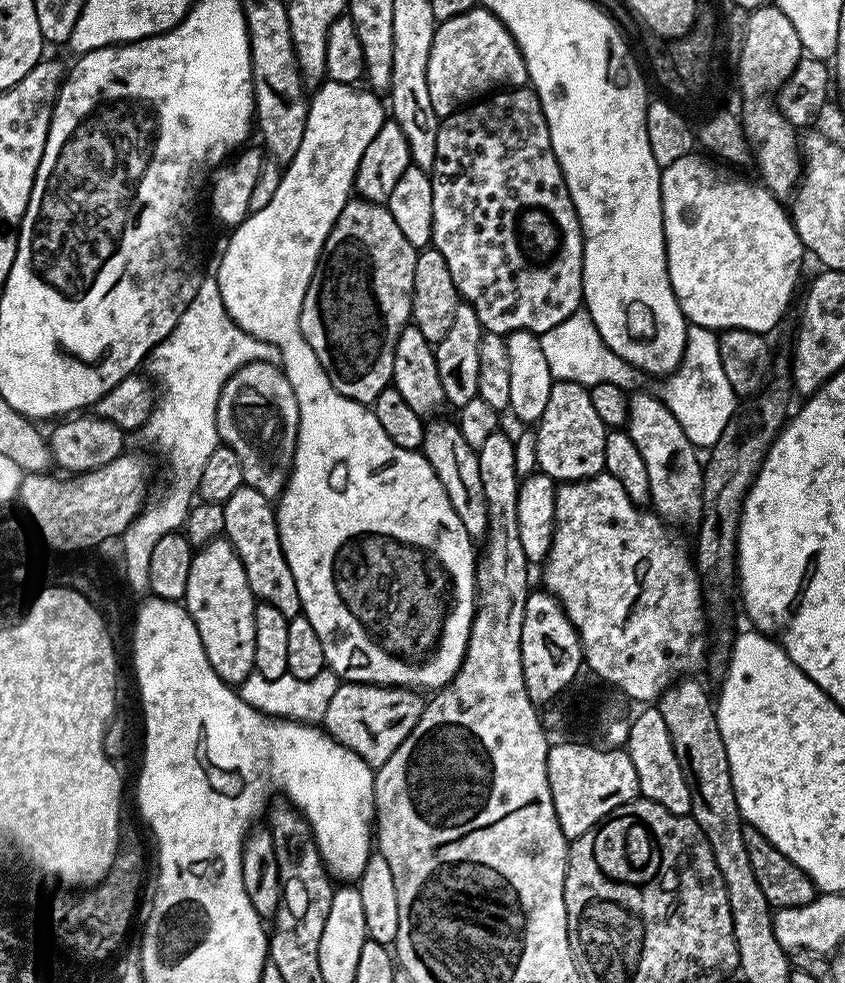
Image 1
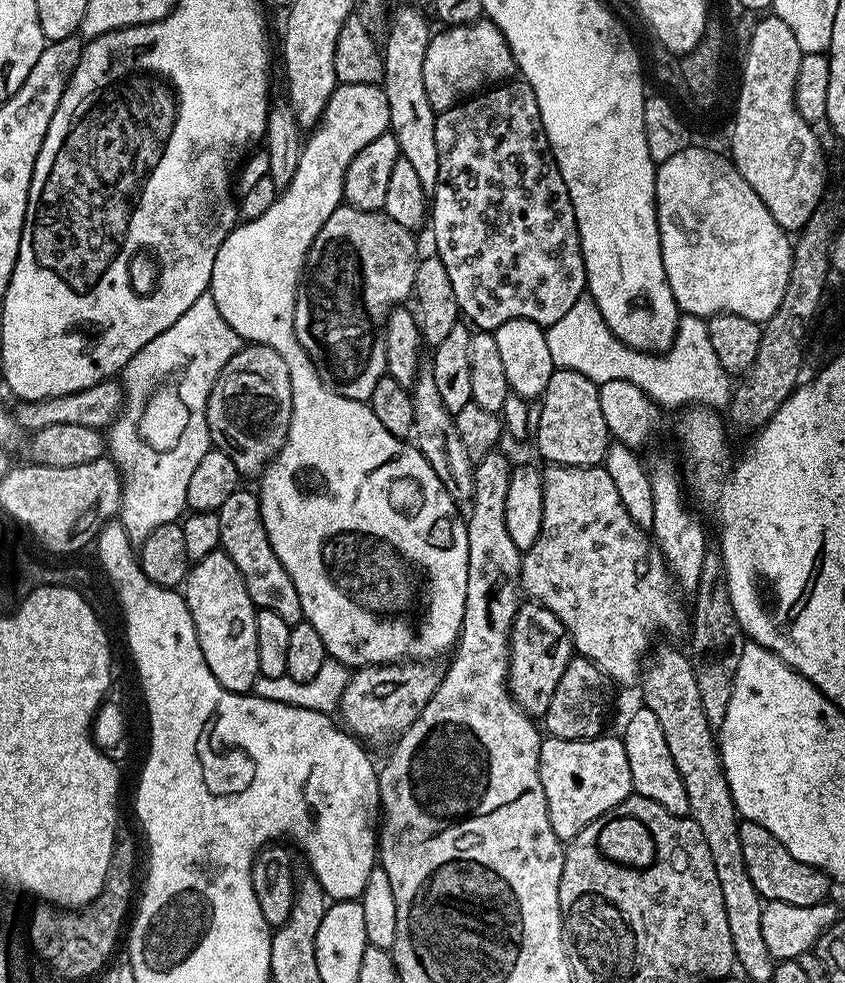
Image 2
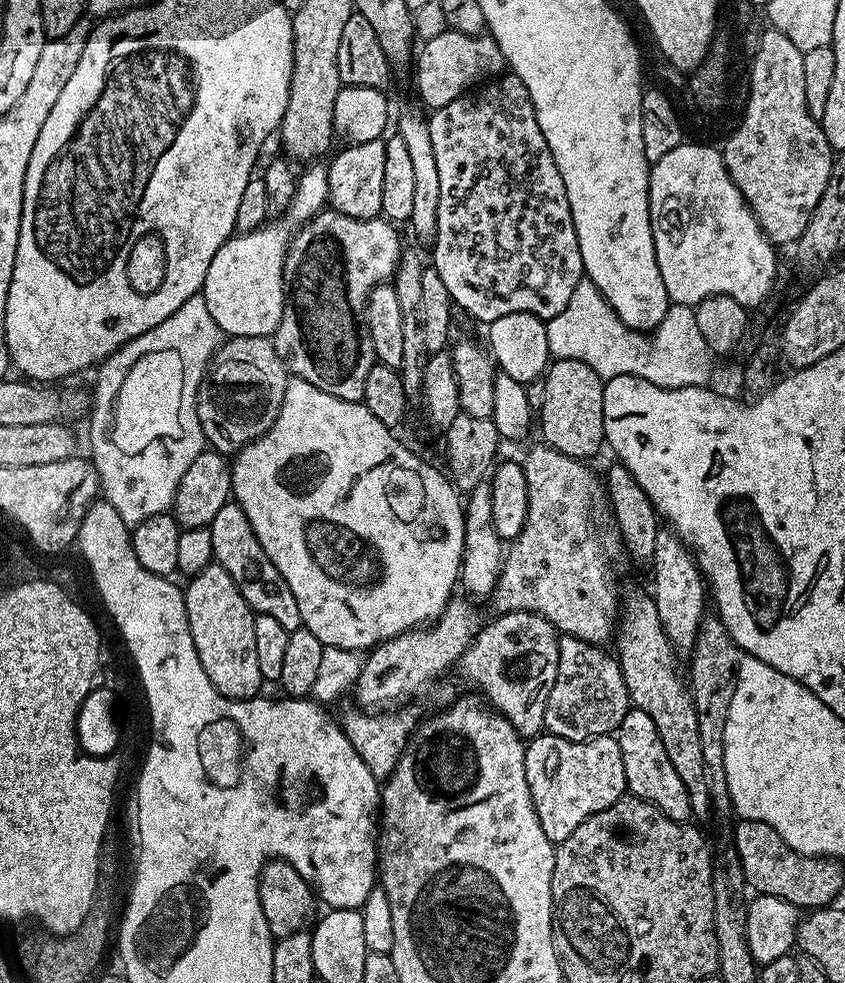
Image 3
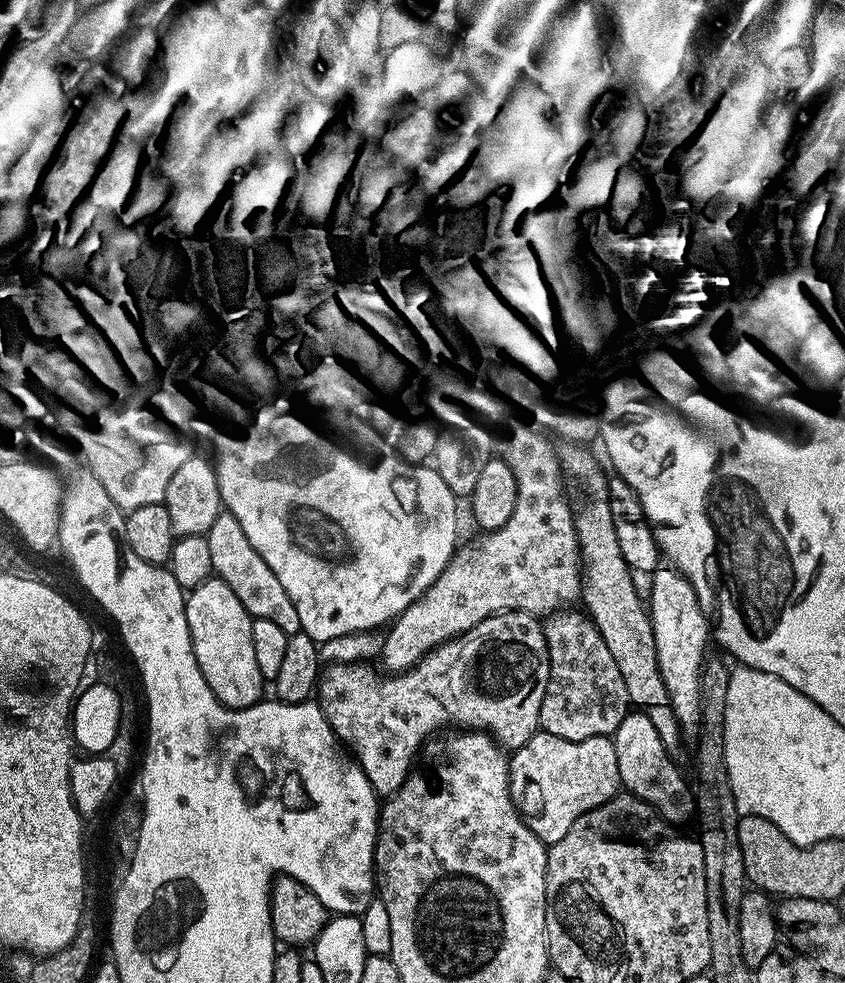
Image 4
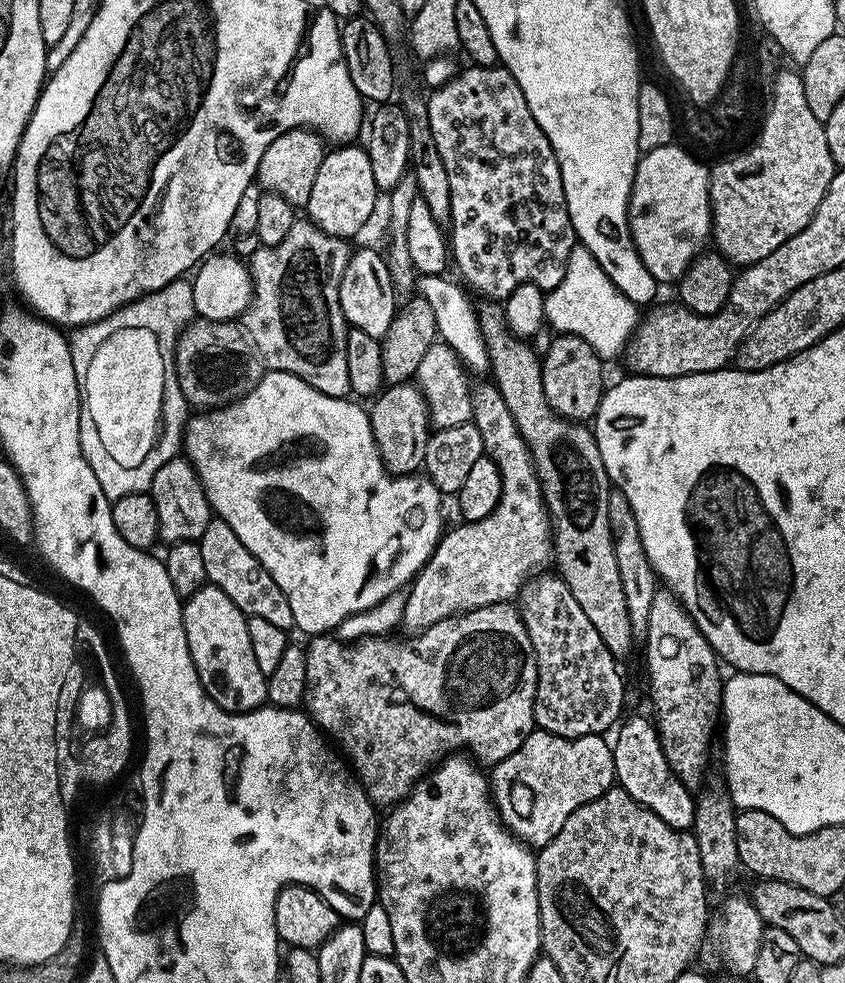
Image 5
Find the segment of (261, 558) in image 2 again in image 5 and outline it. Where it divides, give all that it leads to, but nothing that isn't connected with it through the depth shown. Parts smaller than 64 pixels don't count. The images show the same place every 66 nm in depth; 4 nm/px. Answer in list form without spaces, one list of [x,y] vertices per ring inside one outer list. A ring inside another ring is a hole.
[[[211,520],[206,526],[206,534],[202,534],[198,543],[206,565],[208,583],[222,590],[222,594],[226,594],[226,598],[230,598],[230,602],[234,602],[238,610],[242,610],[247,617],[266,618],[266,622],[285,630],[293,627],[290,602],[286,602],[286,594],[278,590],[278,582],[274,582],[262,562],[258,562],[258,558],[254,558],[254,554],[250,554],[250,550],[242,546],[238,534],[234,534],[234,530],[230,530],[224,520]]]

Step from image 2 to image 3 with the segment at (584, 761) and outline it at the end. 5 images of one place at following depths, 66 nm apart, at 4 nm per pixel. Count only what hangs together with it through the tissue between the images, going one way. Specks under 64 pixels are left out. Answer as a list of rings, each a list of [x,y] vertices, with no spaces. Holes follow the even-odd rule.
[[[541,734],[527,741],[524,749],[524,765],[526,766],[526,782],[532,791],[534,810],[540,819],[542,830],[546,830],[546,838],[560,845],[563,840],[570,838],[578,826],[586,818],[606,810],[614,802],[625,795],[628,783],[626,770],[622,766],[622,750],[618,746],[615,735],[594,736],[591,740],[567,740],[561,736]]]

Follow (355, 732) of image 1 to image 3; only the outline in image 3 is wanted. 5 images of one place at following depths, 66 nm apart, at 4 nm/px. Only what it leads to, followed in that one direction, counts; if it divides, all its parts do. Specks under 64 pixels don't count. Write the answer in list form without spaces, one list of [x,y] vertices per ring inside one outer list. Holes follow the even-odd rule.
[[[453,598],[431,627],[421,626],[376,645],[365,655],[362,674],[356,679],[355,703],[364,710],[388,710],[408,702],[435,676],[455,665],[478,631],[476,612],[464,600]]]

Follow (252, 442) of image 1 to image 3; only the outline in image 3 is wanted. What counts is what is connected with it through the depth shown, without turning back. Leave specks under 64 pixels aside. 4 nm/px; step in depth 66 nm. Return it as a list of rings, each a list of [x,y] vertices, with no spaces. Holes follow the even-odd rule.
[[[233,336],[230,343],[232,352],[225,351],[224,360],[217,359],[211,365],[210,376],[211,379],[213,376],[216,380],[224,380],[228,376],[228,368],[232,368],[232,384],[205,382],[196,395],[198,422],[204,431],[205,441],[215,451],[225,454],[235,453],[270,430],[280,413],[290,379],[284,359],[276,353],[269,337]]]

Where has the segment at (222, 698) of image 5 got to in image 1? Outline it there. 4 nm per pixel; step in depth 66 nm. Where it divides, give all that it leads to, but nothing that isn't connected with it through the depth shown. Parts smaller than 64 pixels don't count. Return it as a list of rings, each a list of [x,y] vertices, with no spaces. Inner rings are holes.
[[[217,538],[195,549],[187,594],[188,617],[198,626],[202,650],[214,666],[214,674],[229,686],[239,686],[255,669],[254,614],[258,601],[246,580],[246,570],[229,540]]]

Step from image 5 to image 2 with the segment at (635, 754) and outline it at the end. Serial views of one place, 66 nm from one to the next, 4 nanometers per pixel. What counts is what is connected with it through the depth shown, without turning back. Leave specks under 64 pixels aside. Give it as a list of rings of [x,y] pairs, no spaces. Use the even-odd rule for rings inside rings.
[[[643,706],[637,708],[637,712],[625,722],[624,732],[622,731],[635,795],[658,802],[658,806],[670,810],[675,816],[686,816],[688,815],[686,786],[682,786],[682,778],[678,774],[678,766],[674,766],[674,758],[670,758],[666,738],[662,735],[662,725],[658,723],[654,710]]]

